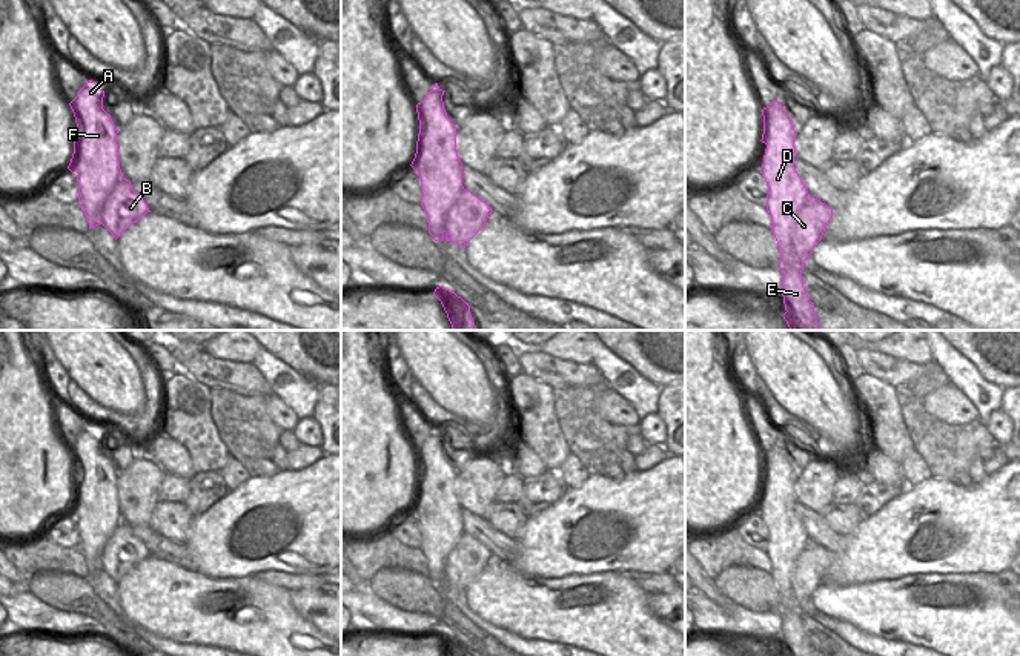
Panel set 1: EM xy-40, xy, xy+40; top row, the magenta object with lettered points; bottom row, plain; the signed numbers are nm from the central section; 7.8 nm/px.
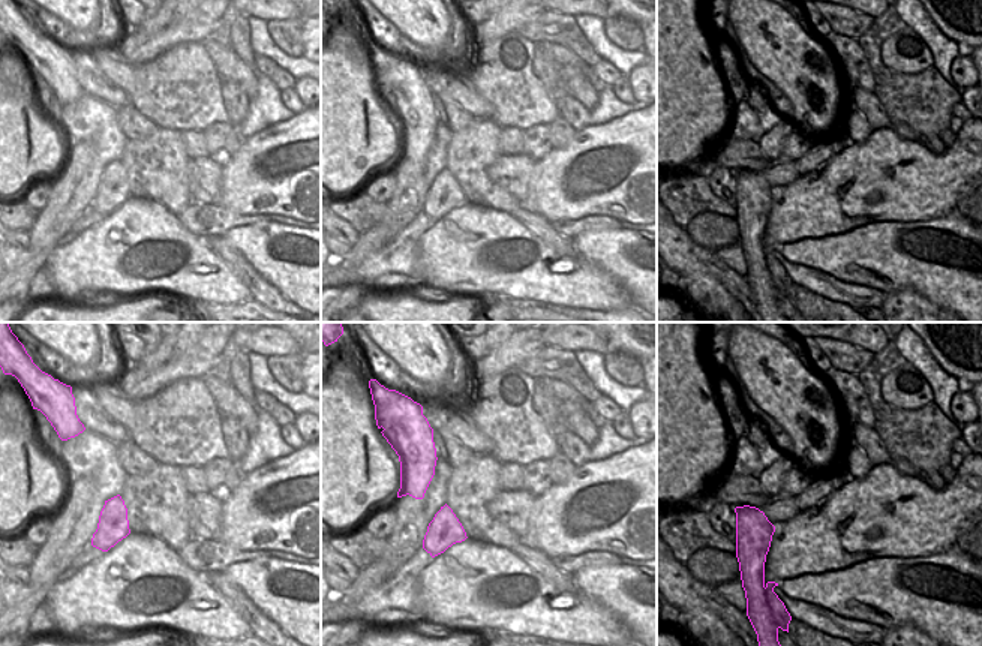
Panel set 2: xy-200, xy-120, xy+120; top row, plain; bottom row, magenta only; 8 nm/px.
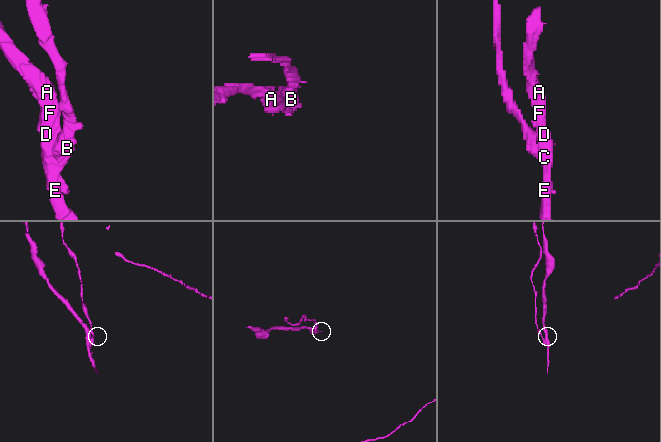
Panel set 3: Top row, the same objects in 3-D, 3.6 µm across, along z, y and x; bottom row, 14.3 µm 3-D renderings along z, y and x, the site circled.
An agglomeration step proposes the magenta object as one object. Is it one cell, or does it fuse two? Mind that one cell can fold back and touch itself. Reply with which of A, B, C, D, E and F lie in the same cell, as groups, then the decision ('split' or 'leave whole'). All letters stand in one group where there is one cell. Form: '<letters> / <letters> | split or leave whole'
A D E F / B C | split

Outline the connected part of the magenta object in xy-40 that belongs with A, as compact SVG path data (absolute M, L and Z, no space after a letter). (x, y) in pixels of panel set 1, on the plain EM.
M89 424L69 447L77 476L68 513L78 525L78 550L89 573L101 568L101 555L117 527L123 522L118 505L118 475L103 453L104 435Z

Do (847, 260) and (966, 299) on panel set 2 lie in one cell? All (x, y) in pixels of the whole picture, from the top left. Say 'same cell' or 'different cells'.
same cell

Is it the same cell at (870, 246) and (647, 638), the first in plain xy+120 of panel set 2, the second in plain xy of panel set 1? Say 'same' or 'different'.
same

